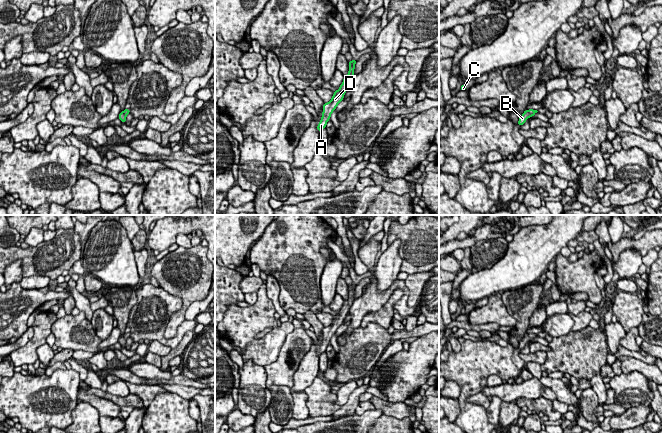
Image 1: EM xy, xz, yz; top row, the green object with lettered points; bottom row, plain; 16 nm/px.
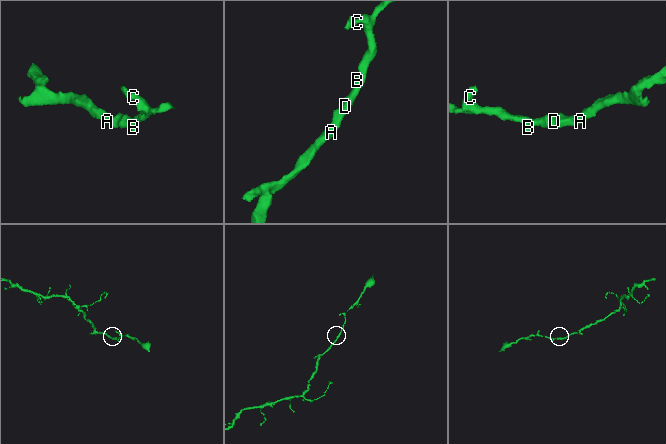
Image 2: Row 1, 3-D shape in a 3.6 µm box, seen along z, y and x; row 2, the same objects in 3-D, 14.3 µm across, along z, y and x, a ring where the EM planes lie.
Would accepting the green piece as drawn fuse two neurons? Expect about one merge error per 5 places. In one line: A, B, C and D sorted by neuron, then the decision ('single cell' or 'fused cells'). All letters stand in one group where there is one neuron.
A B C D | single cell

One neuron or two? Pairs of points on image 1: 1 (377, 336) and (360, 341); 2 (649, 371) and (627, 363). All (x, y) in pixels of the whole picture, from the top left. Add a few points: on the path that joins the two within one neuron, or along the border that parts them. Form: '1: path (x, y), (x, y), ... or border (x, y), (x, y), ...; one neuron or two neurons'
1: path (373, 339), (371, 341), (364, 341); one neuron
2: path (644, 368), (632, 364); one neuron

